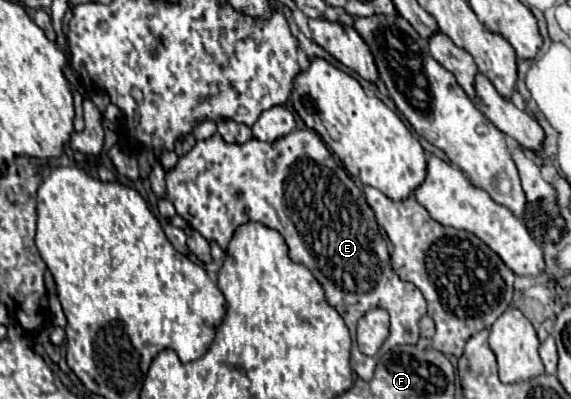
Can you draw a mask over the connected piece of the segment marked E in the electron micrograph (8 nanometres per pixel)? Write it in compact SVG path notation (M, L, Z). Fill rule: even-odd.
M296 129L286 139L278 139L278 143L262 143L258 139L250 139L250 143L244 145L228 145L218 133L206 141L198 141L190 153L178 159L178 165L174 171L166 173L166 187L168 187L168 201L174 203L176 213L188 221L190 227L194 227L202 237L214 239L222 251L228 251L228 243L234 237L236 229L246 223L262 223L274 231L278 231L284 237L284 243L288 247L288 255L292 261L302 263L310 269L314 279L322 285L326 301L342 315L346 321L346 327L350 329L352 337L352 357L350 365L352 371L364 379L370 381L376 369L378 359L362 355L356 347L356 323L358 319L368 311L376 307L384 307L390 311L390 339L388 349L396 345L416 345L420 339L420 327L418 321L426 315L426 301L418 287L414 287L408 281L402 281L392 265L388 255L388 245L384 237L380 235L380 229L376 227L374 211L366 201L362 201L364 193L356 187L356 183L348 177L344 167L336 163L332 153L322 143L320 135L316 131L308 129ZM266 159L274 159L278 169L276 173L268 173L264 167Z

